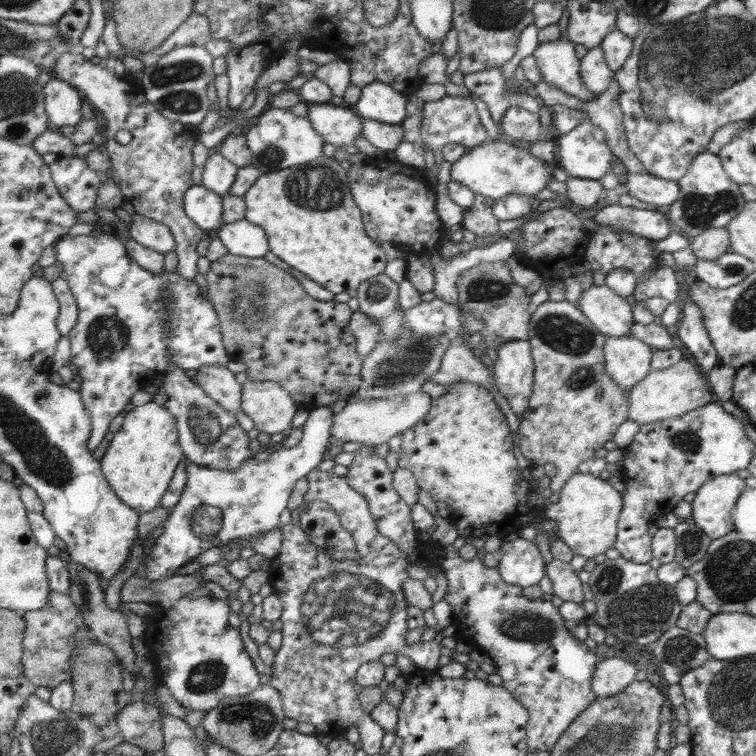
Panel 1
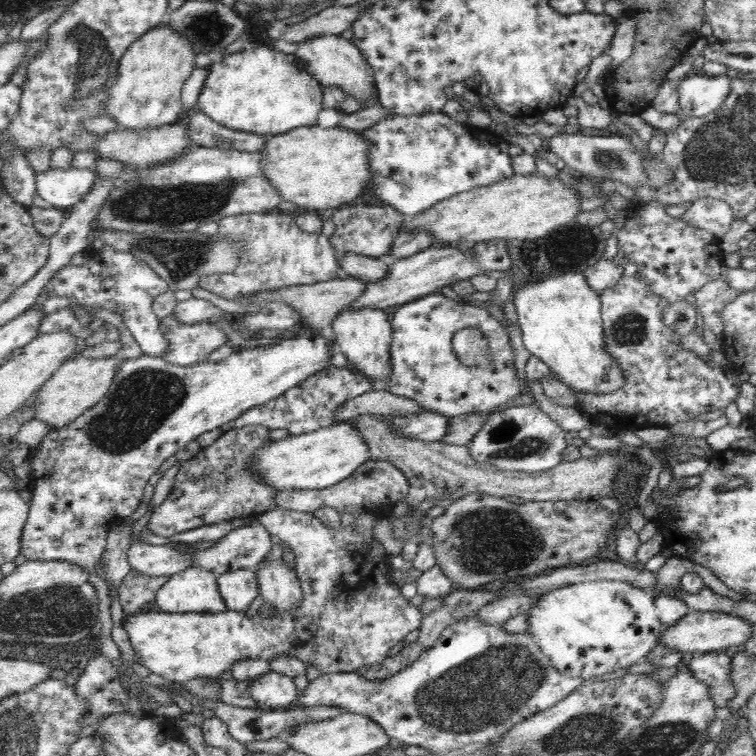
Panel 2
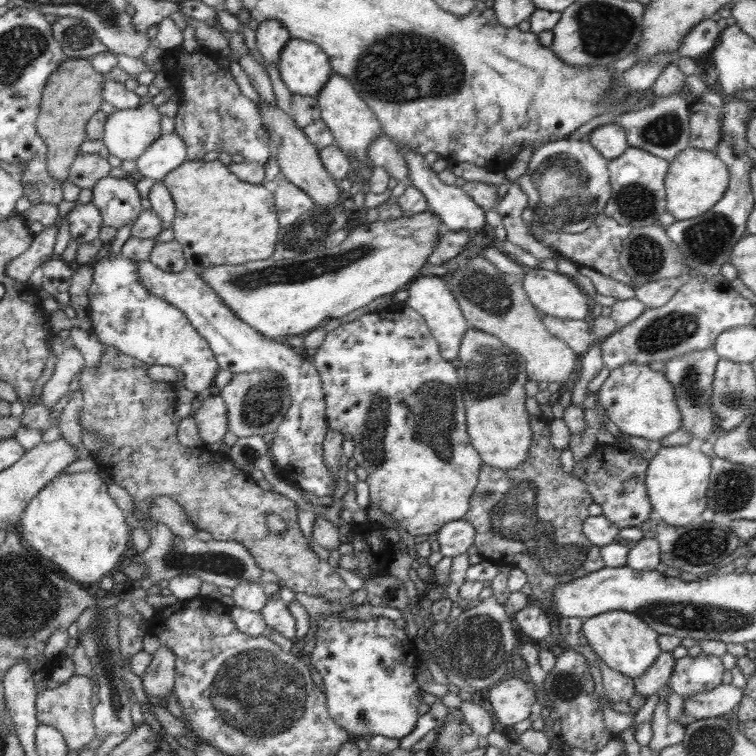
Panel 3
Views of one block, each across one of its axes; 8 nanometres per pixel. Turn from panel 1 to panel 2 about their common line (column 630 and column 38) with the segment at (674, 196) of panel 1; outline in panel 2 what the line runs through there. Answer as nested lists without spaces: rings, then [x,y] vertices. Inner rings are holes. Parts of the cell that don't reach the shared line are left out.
[[[94,168],[49,169],[36,173],[36,193],[52,207],[65,212],[71,210],[97,181]]]

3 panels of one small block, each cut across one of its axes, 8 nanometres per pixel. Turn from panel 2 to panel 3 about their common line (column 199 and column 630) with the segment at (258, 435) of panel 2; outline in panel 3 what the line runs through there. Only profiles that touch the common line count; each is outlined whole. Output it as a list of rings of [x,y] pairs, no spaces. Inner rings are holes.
[[[598,443],[586,456],[586,460],[576,460],[571,474],[586,483],[588,493],[596,504],[602,507],[602,514],[622,528],[640,526],[654,511],[647,495],[645,478],[648,463],[639,454],[629,452],[618,444],[608,446]]]

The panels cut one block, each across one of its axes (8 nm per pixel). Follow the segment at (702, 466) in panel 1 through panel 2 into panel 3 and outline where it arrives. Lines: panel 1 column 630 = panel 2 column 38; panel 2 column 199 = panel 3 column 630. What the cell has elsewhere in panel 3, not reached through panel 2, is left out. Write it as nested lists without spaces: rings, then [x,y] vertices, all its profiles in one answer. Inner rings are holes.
[[[628,363],[610,371],[608,378],[599,390],[599,404],[613,422],[624,434],[640,436],[646,440],[660,442],[664,436],[676,432],[682,428],[682,413],[678,409],[676,398],[674,398],[674,387],[664,375],[664,372],[654,371],[644,364]]]

